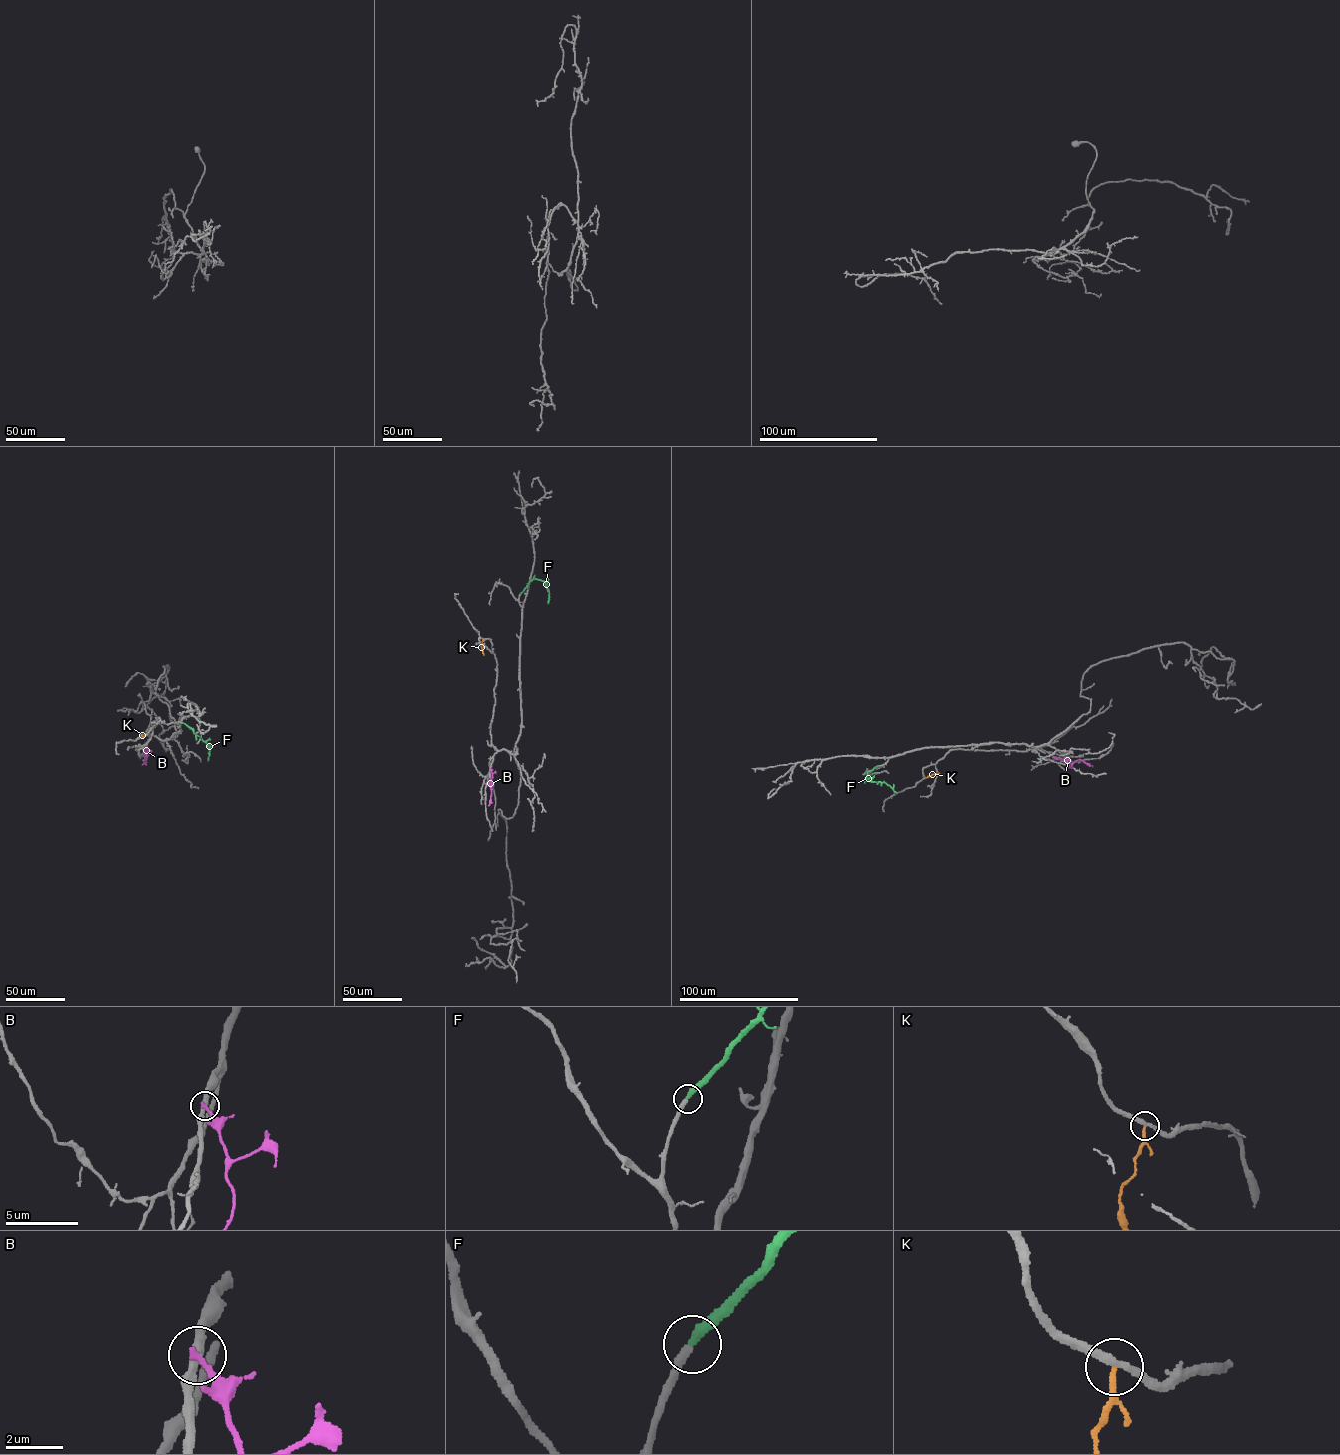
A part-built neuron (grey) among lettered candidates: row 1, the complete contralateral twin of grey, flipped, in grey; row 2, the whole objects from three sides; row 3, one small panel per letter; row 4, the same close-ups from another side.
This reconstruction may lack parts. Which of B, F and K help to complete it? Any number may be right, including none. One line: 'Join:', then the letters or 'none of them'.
Join: F

